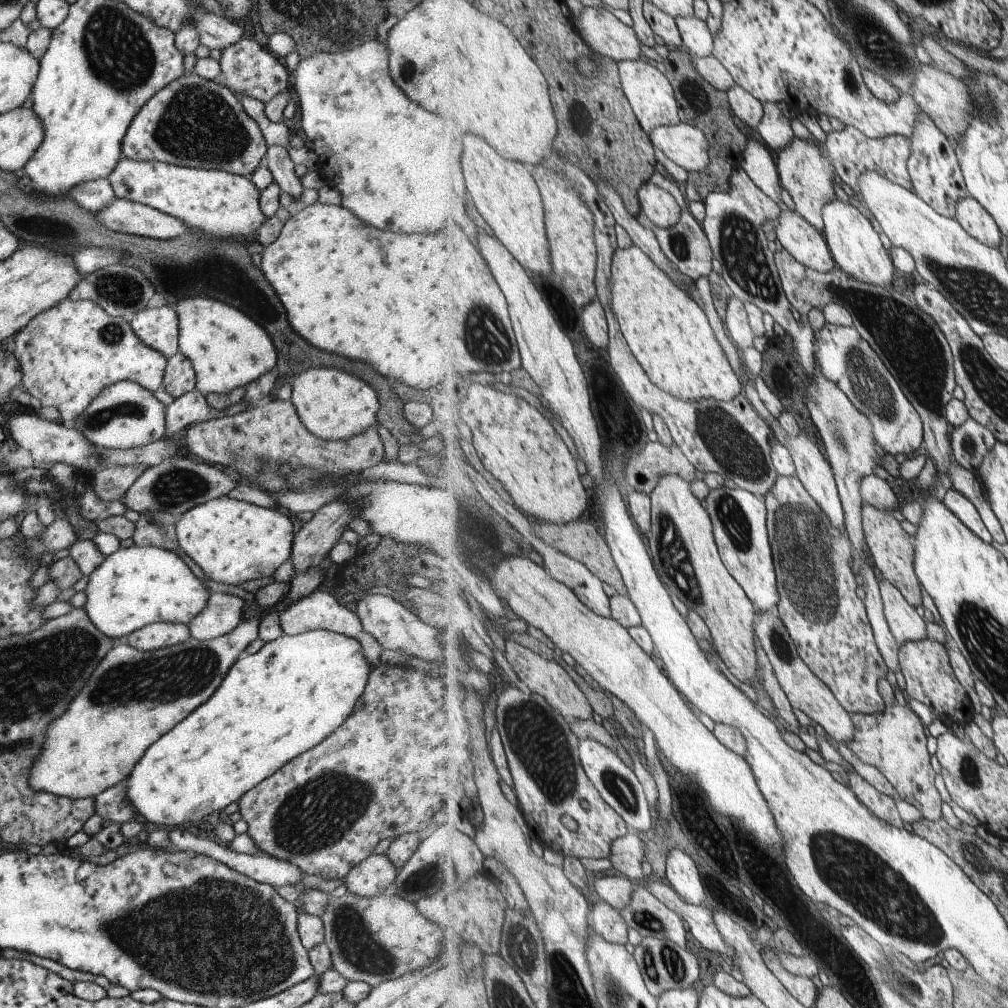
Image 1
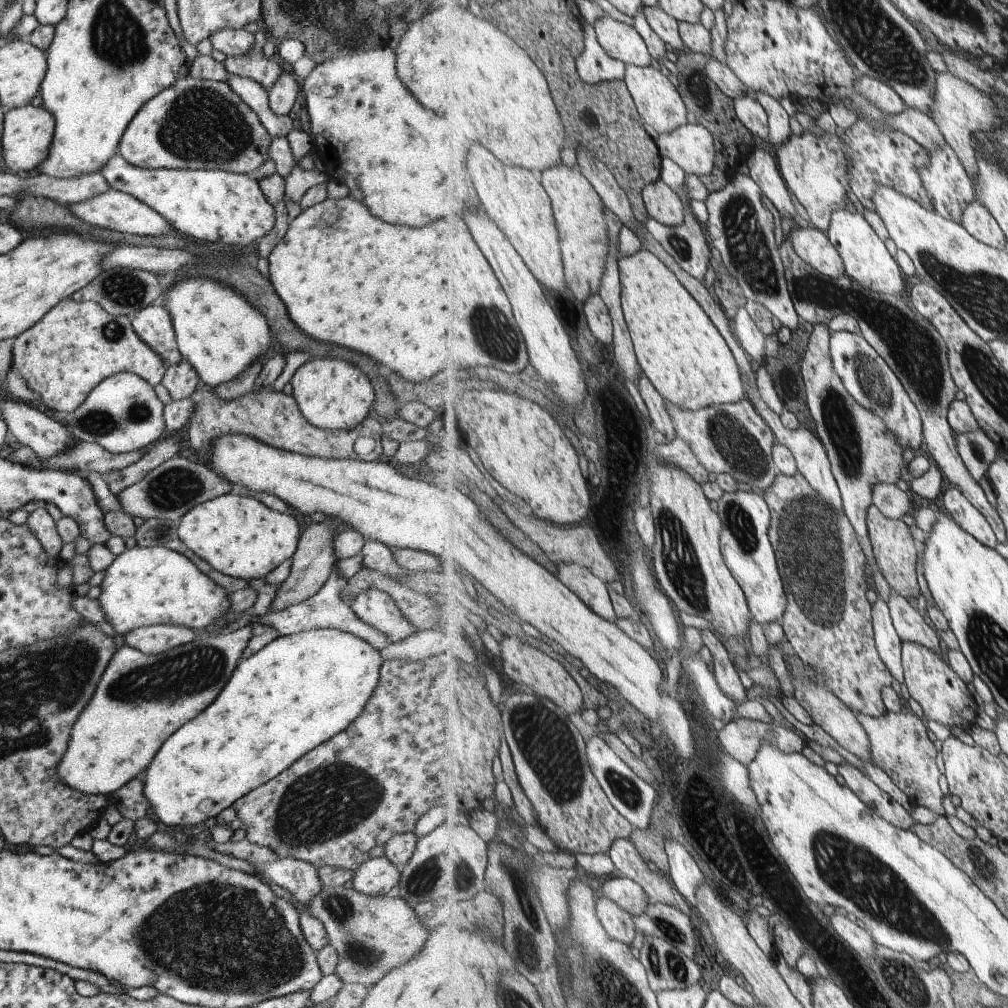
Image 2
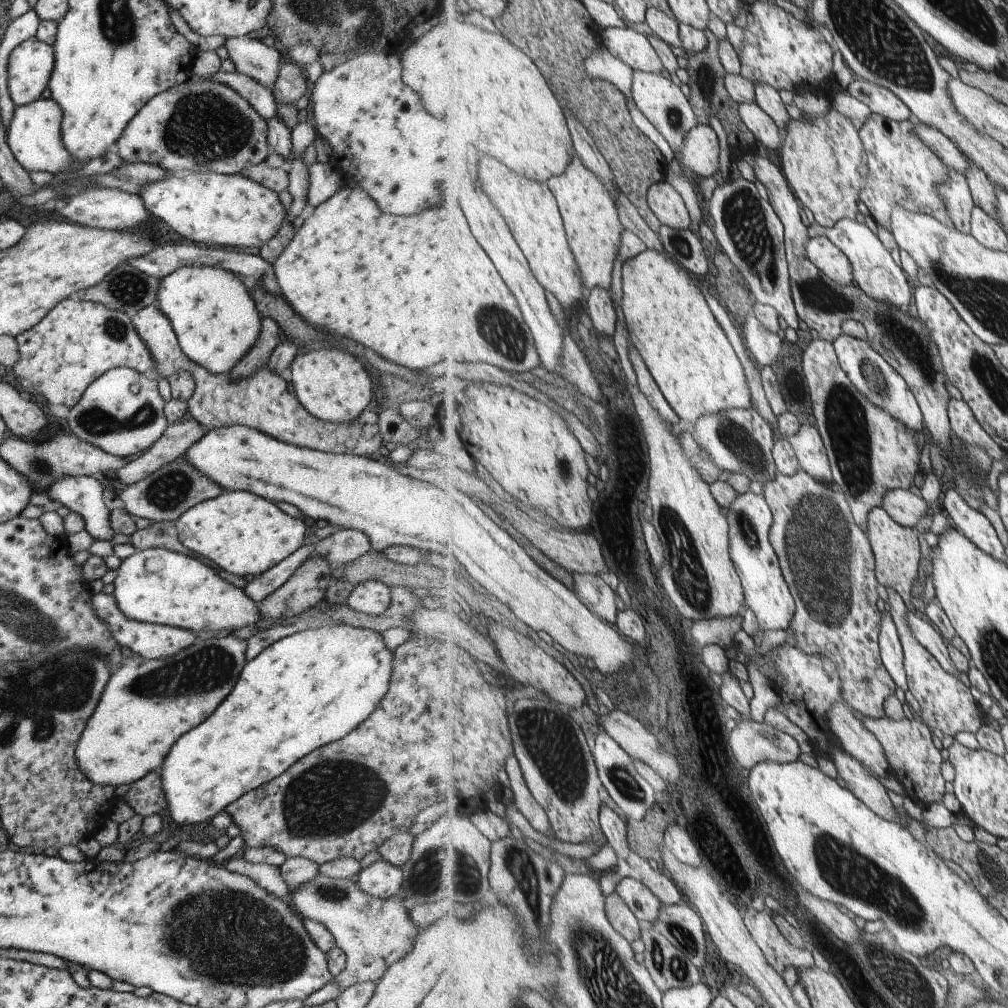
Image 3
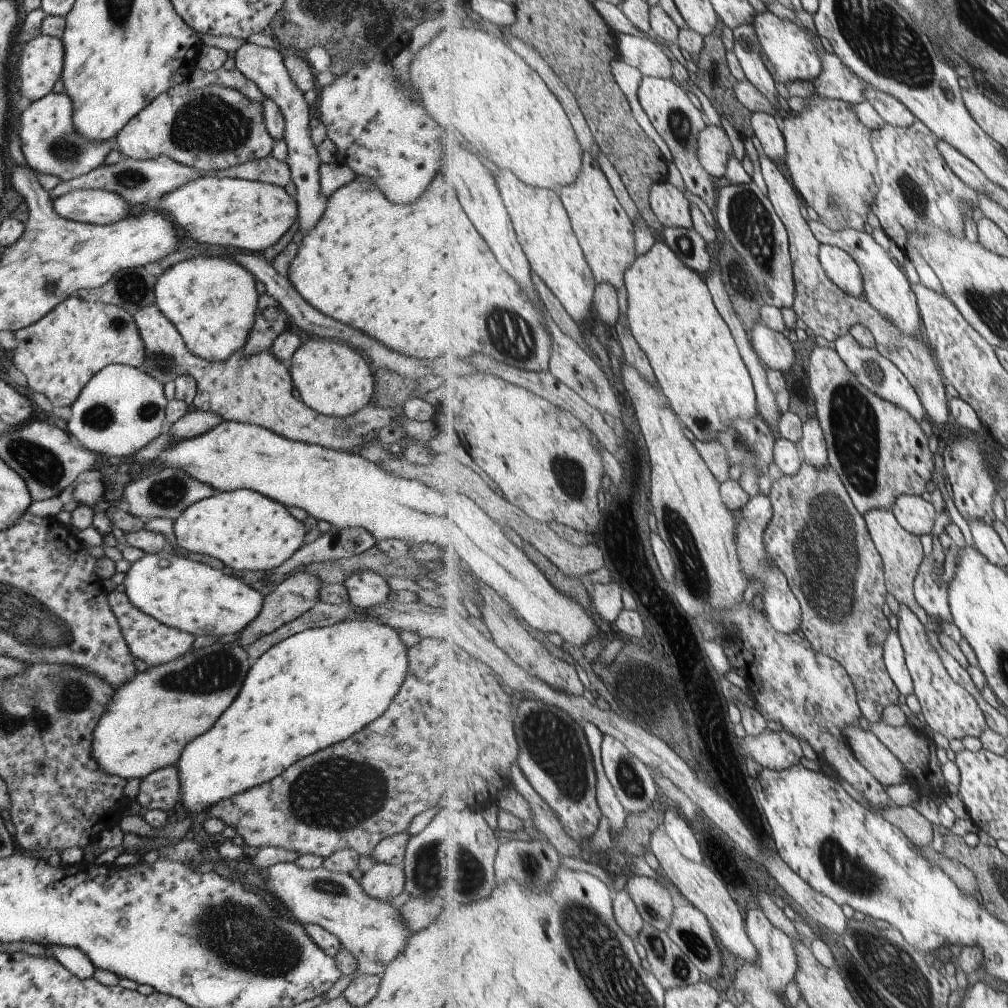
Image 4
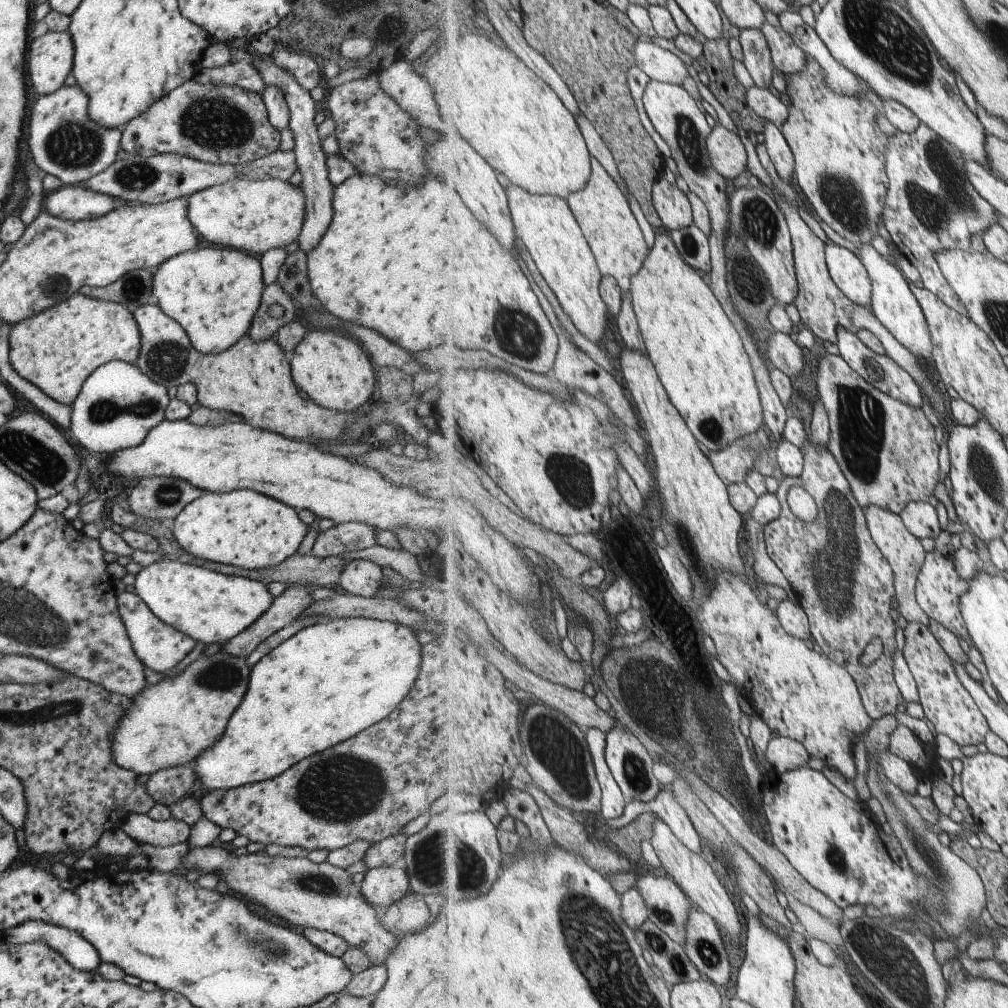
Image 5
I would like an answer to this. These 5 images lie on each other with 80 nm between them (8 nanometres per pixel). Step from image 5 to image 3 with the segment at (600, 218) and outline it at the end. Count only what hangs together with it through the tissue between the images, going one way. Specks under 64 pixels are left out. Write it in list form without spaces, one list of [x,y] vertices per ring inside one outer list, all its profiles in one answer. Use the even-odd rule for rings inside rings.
[[[575,156],[565,174],[552,178],[547,184],[558,200],[586,290],[589,293],[597,287],[611,288],[613,266],[621,250],[621,236],[625,228],[618,204],[606,184],[585,166],[579,156]]]

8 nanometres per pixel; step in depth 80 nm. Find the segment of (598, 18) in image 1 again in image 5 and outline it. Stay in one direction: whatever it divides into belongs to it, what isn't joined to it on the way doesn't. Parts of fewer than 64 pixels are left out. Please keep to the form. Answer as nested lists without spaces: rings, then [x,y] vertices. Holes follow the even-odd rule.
[[[640,40],[635,47],[635,64],[652,79],[662,83],[681,85],[689,77],[687,64],[673,52],[649,40]]]

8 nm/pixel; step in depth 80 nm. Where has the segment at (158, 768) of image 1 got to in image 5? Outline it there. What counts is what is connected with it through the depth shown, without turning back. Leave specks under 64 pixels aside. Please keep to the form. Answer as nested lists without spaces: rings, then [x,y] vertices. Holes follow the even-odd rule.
[[[343,617],[307,625],[278,644],[250,668],[245,694],[233,711],[225,734],[189,765],[196,774],[195,795],[276,777],[305,756],[335,746],[385,718],[417,678],[421,646],[413,636],[416,634],[412,628],[401,623]],[[135,813],[127,816],[119,828],[139,843],[151,846],[171,846],[187,842],[190,833],[189,825],[169,817],[164,821],[154,821],[146,814]]]

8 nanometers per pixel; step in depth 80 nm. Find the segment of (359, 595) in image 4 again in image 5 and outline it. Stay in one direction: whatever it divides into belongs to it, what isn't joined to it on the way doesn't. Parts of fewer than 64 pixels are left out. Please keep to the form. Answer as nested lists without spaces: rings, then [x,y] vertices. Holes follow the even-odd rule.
[[[370,560],[347,561],[338,574],[337,584],[354,595],[374,597],[381,582],[381,567]]]

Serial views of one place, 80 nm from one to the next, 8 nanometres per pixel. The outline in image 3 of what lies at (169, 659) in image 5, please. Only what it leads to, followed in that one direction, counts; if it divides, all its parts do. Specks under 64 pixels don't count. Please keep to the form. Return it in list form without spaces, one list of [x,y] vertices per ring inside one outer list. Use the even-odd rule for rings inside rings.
[[[97,593],[91,597],[91,602],[98,617],[104,620],[109,627],[110,633],[120,646],[129,648],[135,655],[144,659],[162,659],[174,655],[176,652],[191,646],[197,639],[194,632],[179,627],[160,625],[157,623],[133,621],[115,612],[114,598],[112,594]]]

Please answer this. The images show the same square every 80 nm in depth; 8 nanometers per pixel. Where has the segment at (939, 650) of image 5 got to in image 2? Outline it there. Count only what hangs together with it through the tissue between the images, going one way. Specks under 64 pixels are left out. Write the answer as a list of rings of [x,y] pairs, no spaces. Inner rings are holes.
[[[827,324],[813,325],[810,341],[804,350],[801,368],[807,397],[806,405],[815,421],[819,439],[823,442],[833,475],[842,492],[844,512],[855,528],[861,548],[869,560],[877,593],[889,603],[893,589],[880,570],[876,569],[878,565],[868,532],[868,513],[869,506],[873,505],[871,490],[883,482],[897,484],[895,480],[899,478],[899,458],[901,458],[901,464],[905,464],[905,458],[903,458],[905,448],[897,442],[895,434],[889,430],[885,420],[875,412],[867,410],[865,406],[861,406],[845,388],[841,376],[833,368],[831,350],[829,350],[830,334],[831,330]],[[905,641],[902,642],[902,664],[905,674],[905,695],[909,695],[914,700],[917,700],[925,714],[927,714],[928,719],[942,723],[947,727],[955,728],[958,726],[961,729],[968,730],[971,726],[975,725],[975,720],[977,720],[977,702],[969,690],[966,682],[957,674],[956,670],[949,665],[946,657],[942,654],[937,654],[933,652],[931,648],[923,646],[923,644],[918,644],[917,642]]]

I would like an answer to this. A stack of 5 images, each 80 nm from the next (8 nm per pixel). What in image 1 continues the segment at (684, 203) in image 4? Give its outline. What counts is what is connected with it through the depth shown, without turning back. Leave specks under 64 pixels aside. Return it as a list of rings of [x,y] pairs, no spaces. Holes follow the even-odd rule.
[[[645,182],[639,191],[641,213],[645,214],[655,226],[672,228],[681,219],[681,206],[671,192],[657,186],[655,182]]]

